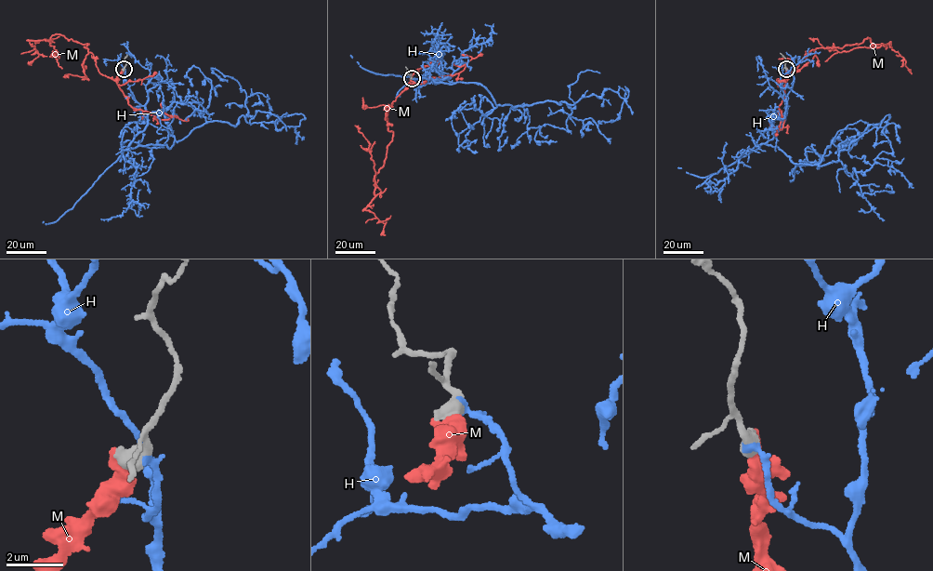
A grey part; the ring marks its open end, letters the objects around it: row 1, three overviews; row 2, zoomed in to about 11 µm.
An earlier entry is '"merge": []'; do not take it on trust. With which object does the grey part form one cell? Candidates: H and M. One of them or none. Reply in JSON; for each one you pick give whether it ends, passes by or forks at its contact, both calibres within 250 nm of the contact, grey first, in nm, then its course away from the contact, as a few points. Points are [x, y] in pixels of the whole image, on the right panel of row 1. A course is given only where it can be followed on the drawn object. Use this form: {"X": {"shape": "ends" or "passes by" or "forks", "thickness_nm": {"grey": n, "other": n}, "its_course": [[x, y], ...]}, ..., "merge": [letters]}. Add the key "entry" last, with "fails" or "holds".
{"H": {"shape": "ends", "thickness_nm": {"grey": 600, "other": 300}, "its_course": [[786, 69], [785, 120], [766, 143], [794, 163], [854, 168], [863, 198], [893, 192], [886, 187]]}, "merge": ["H"], "entry": "fails"}

